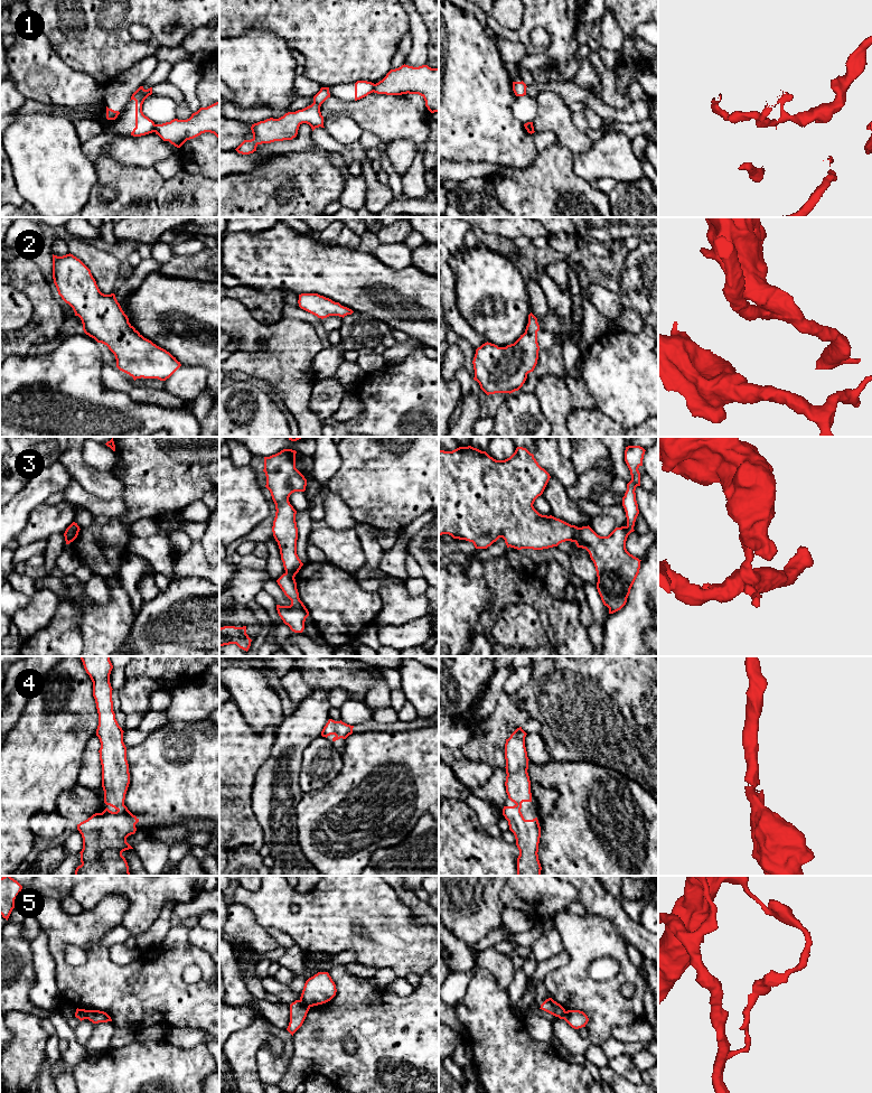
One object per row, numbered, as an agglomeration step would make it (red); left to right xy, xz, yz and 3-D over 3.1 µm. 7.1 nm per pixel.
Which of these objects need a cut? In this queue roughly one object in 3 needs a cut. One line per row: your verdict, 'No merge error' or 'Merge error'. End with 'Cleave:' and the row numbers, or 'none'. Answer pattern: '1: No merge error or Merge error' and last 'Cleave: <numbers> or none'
1: Merge error
2: No merge error
3: Merge error
4: No merge error
5: Merge error
Cleave: 1, 3, 5

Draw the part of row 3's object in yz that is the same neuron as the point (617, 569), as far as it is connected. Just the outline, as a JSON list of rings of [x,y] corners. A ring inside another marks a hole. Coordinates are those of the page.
[[[628,446],[625,450],[625,461],[630,470],[631,480],[627,484],[627,491],[622,497],[622,506],[626,512],[627,525],[616,527],[608,536],[598,535],[589,525],[579,529],[575,538],[578,548],[585,549],[594,563],[598,582],[597,589],[604,606],[609,608],[609,614],[620,610],[627,602],[630,589],[639,573],[640,561],[630,554],[626,549],[628,535],[634,532],[636,519],[639,514],[636,501],[636,487],[640,486],[640,473],[638,468],[643,466],[645,449],[640,446]]]

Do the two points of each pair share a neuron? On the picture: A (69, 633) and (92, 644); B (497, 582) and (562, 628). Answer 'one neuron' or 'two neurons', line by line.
A: two neurons
B: one neuron

